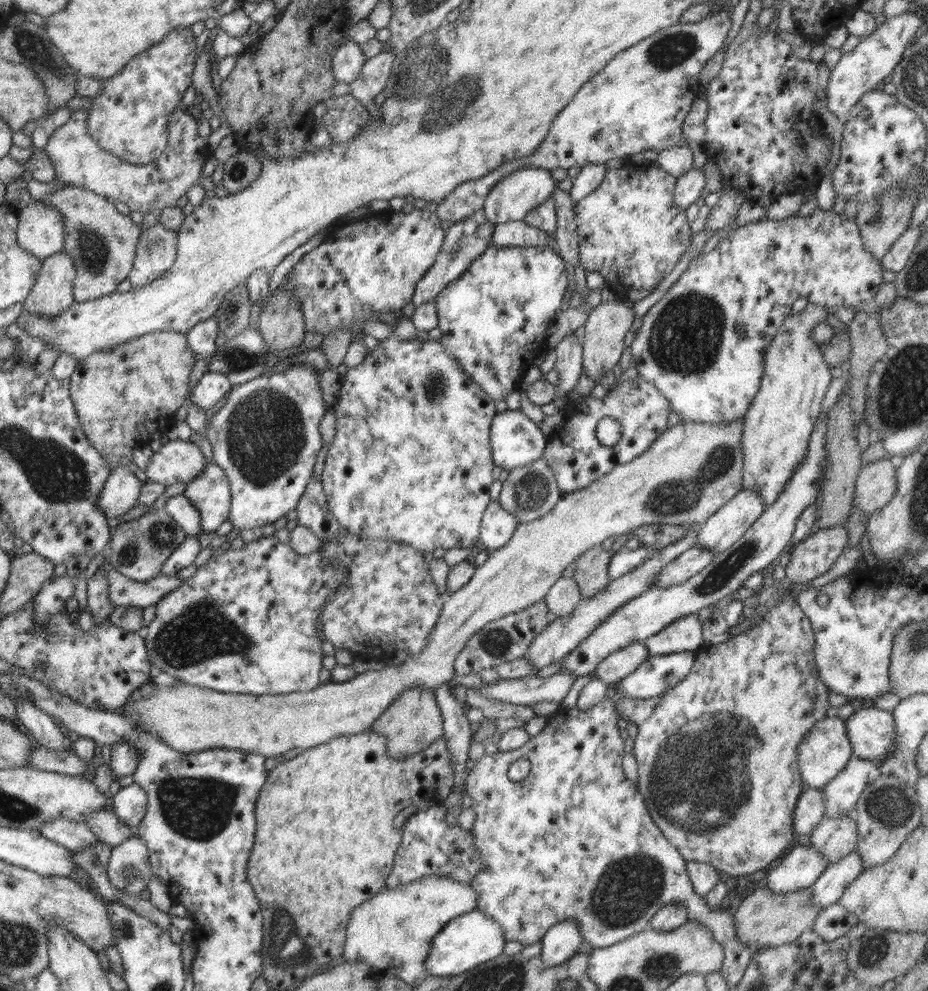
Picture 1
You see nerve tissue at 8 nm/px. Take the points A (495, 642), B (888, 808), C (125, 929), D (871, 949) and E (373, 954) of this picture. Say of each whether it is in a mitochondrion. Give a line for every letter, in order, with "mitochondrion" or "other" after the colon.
A: mitochondrion
B: mitochondrion
C: mitochondrion
D: mitochondrion
E: other

